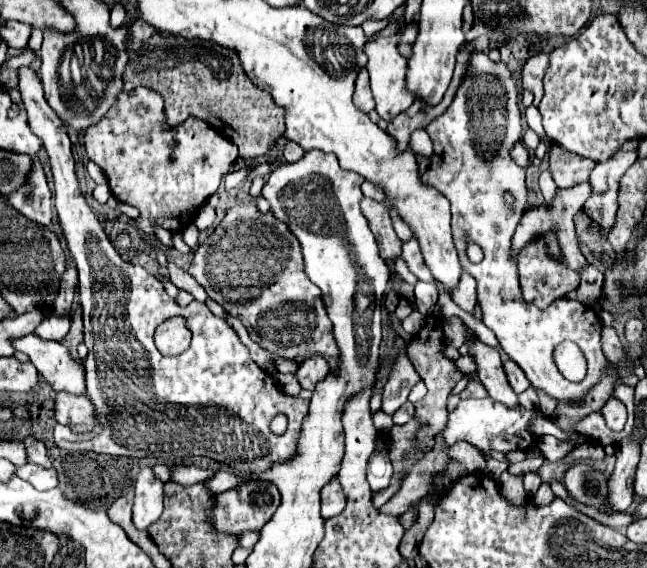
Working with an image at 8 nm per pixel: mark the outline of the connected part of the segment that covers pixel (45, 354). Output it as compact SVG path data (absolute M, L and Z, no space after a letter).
M26 334L22 338L14 338L12 346L30 356L36 370L56 392L66 390L70 394L86 394L84 366L76 362L60 342Z

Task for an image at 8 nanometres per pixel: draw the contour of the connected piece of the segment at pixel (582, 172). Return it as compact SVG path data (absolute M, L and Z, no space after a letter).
M558 144L550 148L550 170L558 188L570 188L586 182L596 164L580 154L572 154Z

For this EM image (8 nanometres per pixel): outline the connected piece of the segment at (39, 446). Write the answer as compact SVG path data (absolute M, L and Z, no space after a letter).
M24 438L24 446L26 446L28 462L40 464L40 466L44 466L44 468L50 468L50 466L52 466L52 462L50 462L50 458L48 458L48 450L46 450L44 442L34 440L34 438Z

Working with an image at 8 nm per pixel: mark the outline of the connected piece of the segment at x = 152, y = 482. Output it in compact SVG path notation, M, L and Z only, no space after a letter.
M144 468L136 480L136 498L134 498L134 526L138 530L148 530L162 514L162 482L152 474L150 468Z

